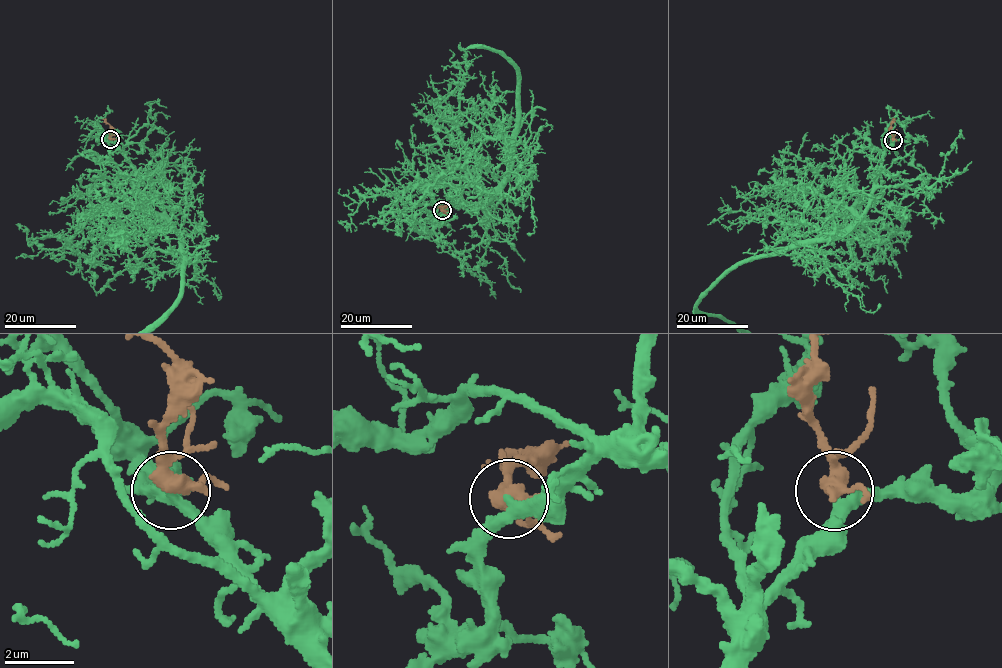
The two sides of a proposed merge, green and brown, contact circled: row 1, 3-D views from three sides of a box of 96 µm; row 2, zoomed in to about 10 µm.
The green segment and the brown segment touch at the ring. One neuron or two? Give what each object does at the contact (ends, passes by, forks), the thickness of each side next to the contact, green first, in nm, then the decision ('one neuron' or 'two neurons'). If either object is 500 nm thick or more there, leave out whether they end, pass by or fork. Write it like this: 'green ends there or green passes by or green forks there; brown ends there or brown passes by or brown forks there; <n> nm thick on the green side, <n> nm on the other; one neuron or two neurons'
green passes by; brown forks there; 300 nm thick on the green side, 340 nm on the other; one neuron

